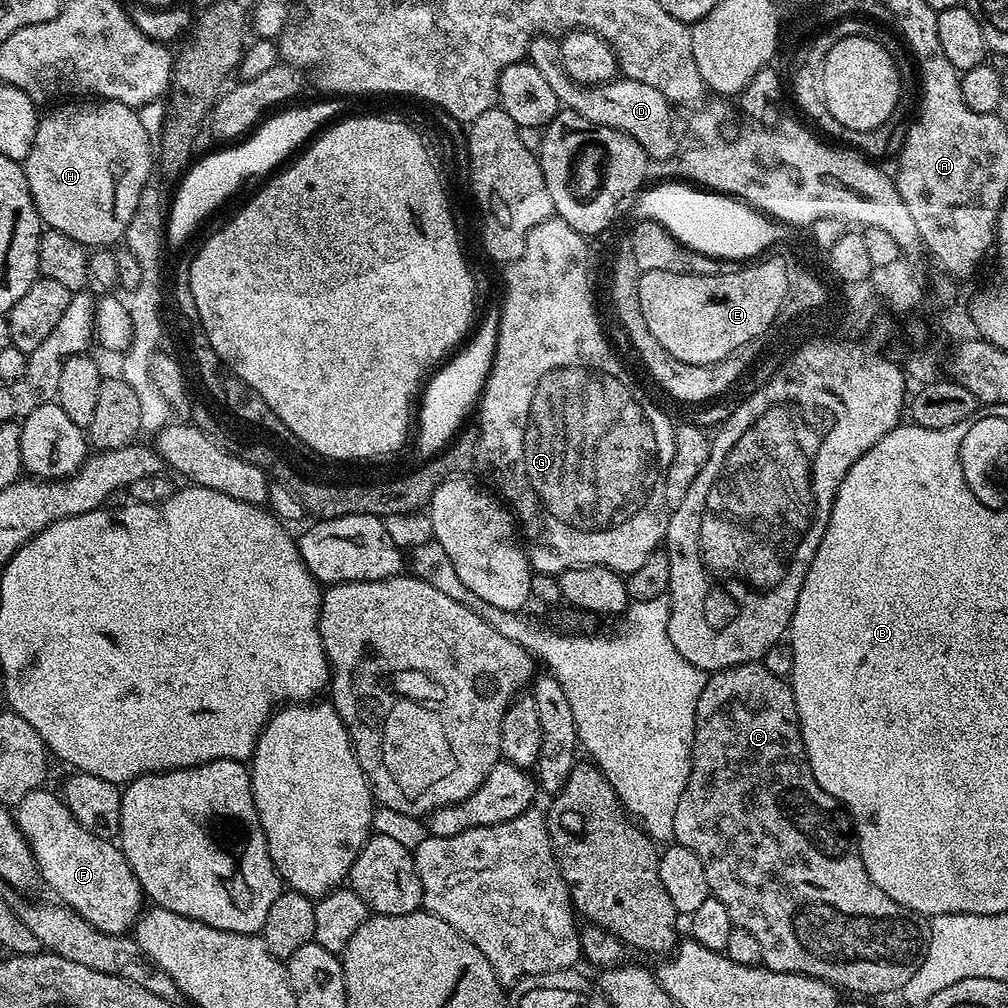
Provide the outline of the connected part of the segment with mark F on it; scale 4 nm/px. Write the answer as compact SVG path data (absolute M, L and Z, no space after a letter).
M38 787L28 792L14 808L15 822L32 848L39 877L56 891L59 903L90 922L90 926L115 936L127 933L140 919L146 904L144 889L130 862L113 841L98 838L83 828L57 793L55 796L44 791Z

